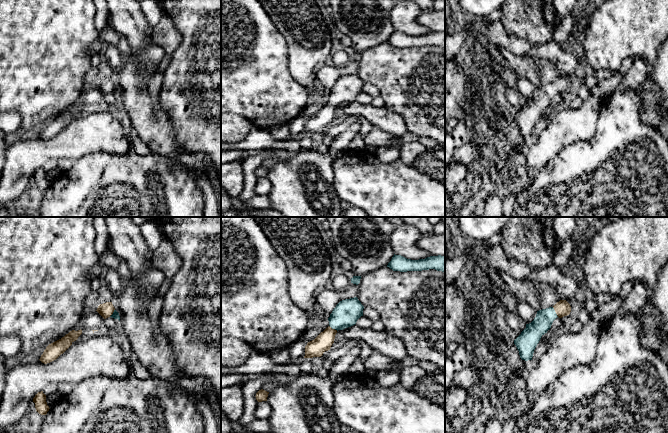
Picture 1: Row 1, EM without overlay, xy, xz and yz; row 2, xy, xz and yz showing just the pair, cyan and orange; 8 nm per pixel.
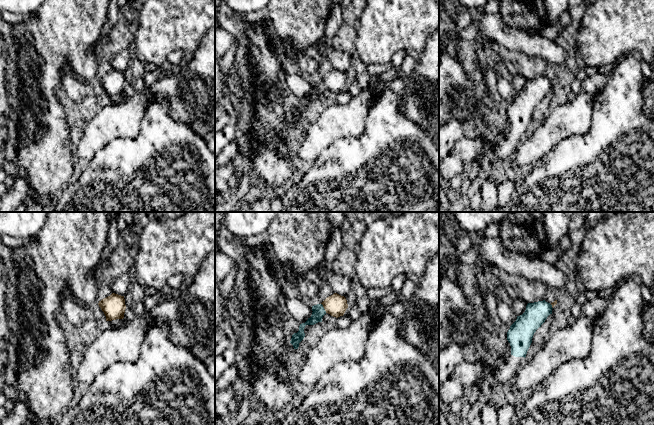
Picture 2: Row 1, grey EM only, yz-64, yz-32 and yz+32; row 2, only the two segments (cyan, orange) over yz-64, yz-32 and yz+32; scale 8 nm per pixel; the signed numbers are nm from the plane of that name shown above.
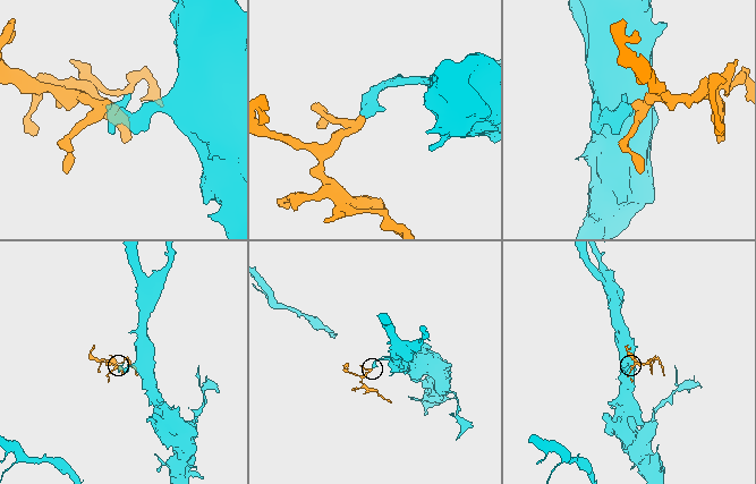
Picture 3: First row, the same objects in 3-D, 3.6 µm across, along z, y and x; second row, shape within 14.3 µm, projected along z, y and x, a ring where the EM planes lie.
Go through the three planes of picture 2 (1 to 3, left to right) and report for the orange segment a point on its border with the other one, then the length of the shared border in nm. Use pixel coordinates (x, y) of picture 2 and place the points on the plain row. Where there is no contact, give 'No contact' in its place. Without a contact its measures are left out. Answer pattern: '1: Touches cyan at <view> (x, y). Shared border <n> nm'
1: No contact
2: Touches cyan at yz-32 (323, 84). Shared border 90 nm
3: Touches cyan at yz+32 (551, 82). Shared border 40 nm

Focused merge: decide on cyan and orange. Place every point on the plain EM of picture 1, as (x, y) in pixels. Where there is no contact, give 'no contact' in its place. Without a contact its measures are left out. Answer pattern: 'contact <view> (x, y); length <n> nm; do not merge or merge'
contact yz (555, 88); length 90 nm; merge

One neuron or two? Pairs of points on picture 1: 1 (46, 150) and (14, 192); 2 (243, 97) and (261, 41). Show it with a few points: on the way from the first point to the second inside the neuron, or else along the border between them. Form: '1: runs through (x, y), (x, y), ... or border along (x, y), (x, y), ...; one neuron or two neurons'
1: runs through (34, 156), (11, 180); one neuron
2: runs through (243, 83), (243, 75), (257, 61), (258, 55); one neuron

